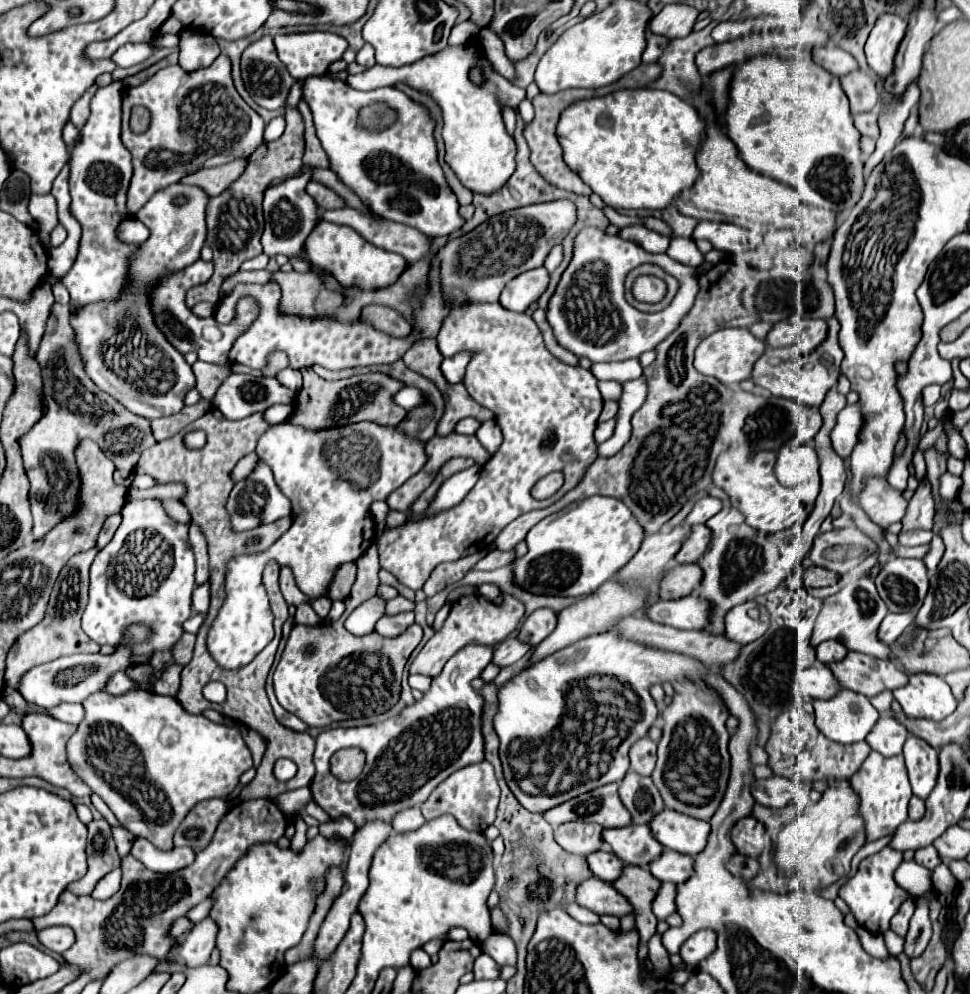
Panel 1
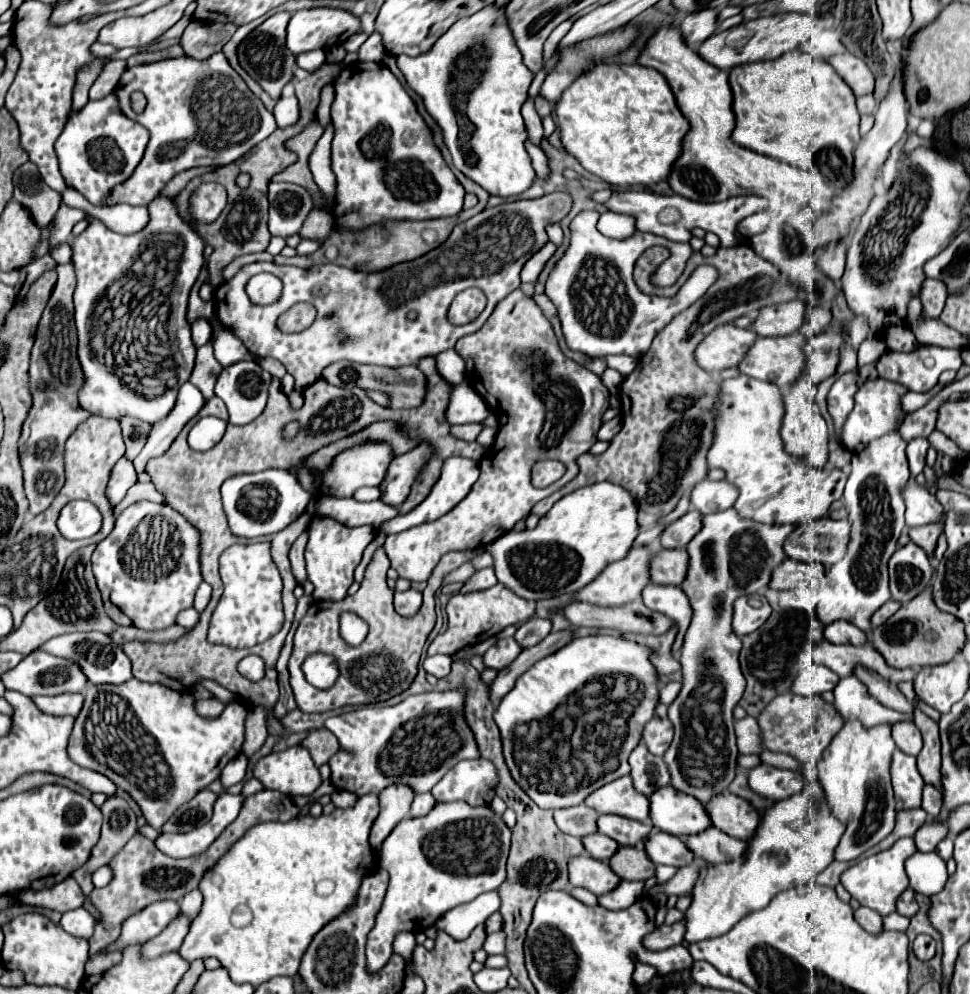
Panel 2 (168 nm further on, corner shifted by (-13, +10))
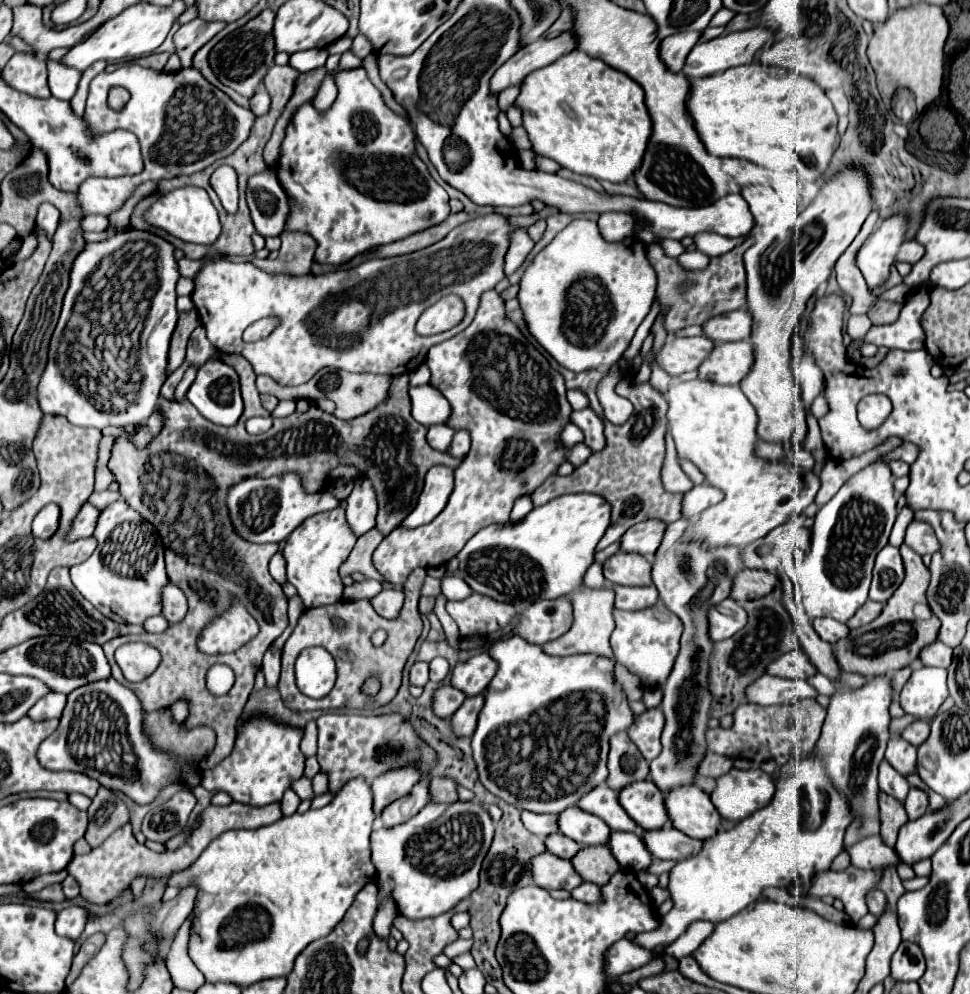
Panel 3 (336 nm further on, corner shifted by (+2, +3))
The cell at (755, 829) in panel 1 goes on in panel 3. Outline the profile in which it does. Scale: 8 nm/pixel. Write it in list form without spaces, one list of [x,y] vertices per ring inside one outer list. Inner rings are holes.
[[[696,785],[668,791],[664,803],[672,825],[688,837],[706,841],[720,829],[720,813],[712,805],[710,795]]]

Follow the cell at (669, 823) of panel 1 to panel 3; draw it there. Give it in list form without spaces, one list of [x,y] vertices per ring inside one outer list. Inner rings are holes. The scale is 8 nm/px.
[[[638,781],[620,791],[620,805],[644,829],[662,829],[670,825],[664,795],[652,781]]]

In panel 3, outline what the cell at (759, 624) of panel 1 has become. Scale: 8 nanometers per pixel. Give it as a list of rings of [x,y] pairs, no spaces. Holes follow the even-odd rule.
[[[724,599],[722,603],[714,605],[708,617],[710,617],[710,639],[712,641],[722,641],[722,639],[732,637],[748,623],[748,615],[744,607],[732,599]]]

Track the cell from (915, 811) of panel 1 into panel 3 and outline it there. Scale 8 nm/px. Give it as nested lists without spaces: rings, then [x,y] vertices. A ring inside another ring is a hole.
[[[912,787],[904,801],[904,807],[906,807],[906,813],[910,819],[918,819],[924,813],[928,813],[928,795],[924,791]]]

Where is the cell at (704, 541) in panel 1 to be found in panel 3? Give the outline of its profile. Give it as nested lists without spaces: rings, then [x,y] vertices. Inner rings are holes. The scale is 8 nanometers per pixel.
[[[644,521],[640,525],[634,525],[632,529],[628,529],[628,533],[624,533],[624,537],[620,539],[622,549],[628,553],[656,553],[660,547],[660,541],[664,539],[664,523],[662,521]]]

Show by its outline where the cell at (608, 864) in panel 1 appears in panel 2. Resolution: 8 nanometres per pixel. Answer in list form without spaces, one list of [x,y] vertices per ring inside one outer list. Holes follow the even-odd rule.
[[[599,832],[589,834],[587,838],[583,838],[583,846],[597,860],[607,860],[619,848],[619,844],[615,840],[607,838],[607,836],[599,834]]]

